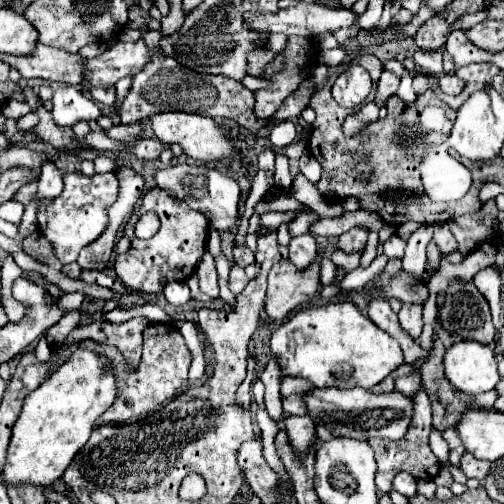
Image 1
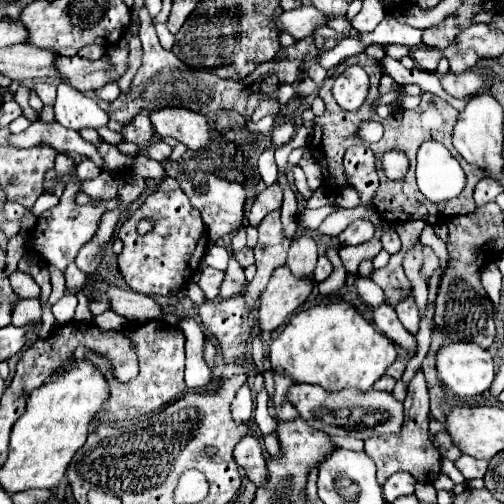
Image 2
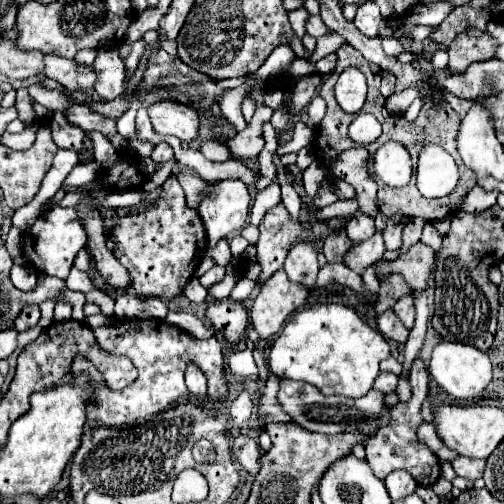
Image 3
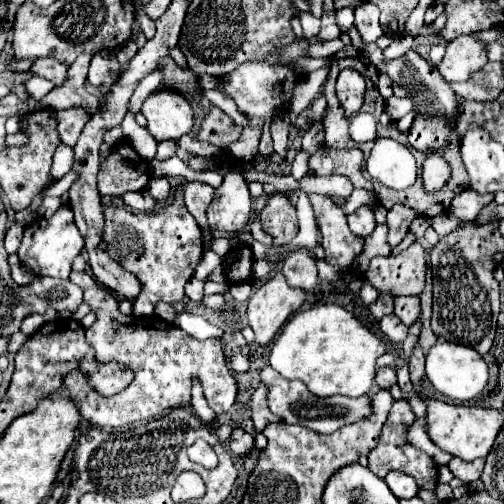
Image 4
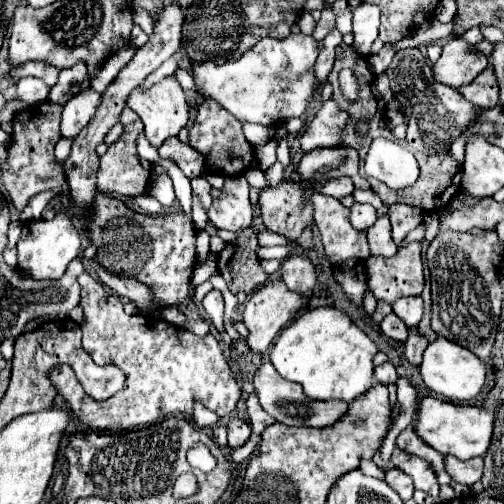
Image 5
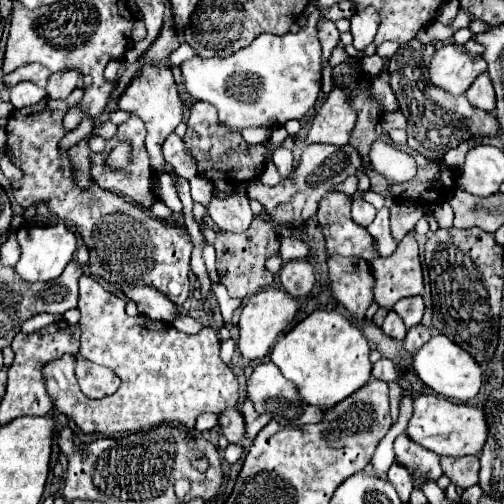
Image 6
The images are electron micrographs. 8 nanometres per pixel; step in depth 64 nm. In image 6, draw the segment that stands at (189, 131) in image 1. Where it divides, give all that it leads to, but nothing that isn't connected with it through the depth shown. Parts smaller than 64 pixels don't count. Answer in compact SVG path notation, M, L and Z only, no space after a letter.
M144 62L140 72L132 78L132 82L126 86L126 90L118 98L118 108L132 112L142 118L142 122L148 128L146 136L146 152L150 156L150 164L158 174L164 174L164 158L162 158L162 144L168 134L174 132L174 128L182 122L182 102L178 98L178 88L172 76L172 70L166 66L166 62Z

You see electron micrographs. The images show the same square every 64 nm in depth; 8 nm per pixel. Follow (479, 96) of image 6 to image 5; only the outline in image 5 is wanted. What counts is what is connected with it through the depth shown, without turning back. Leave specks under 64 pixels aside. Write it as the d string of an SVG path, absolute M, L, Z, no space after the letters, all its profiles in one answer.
M488 66L468 88L460 88L460 94L474 106L480 108L494 108L498 104L498 88L496 76L492 76L492 68Z

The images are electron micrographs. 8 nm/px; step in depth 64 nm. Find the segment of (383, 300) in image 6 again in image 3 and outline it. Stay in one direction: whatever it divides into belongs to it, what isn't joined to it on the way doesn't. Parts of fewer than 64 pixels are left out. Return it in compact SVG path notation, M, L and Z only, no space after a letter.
M416 242L396 260L378 260L372 268L380 282L388 280L392 274L400 274L412 292L422 292L428 284L430 270L434 268L434 252L422 242Z

